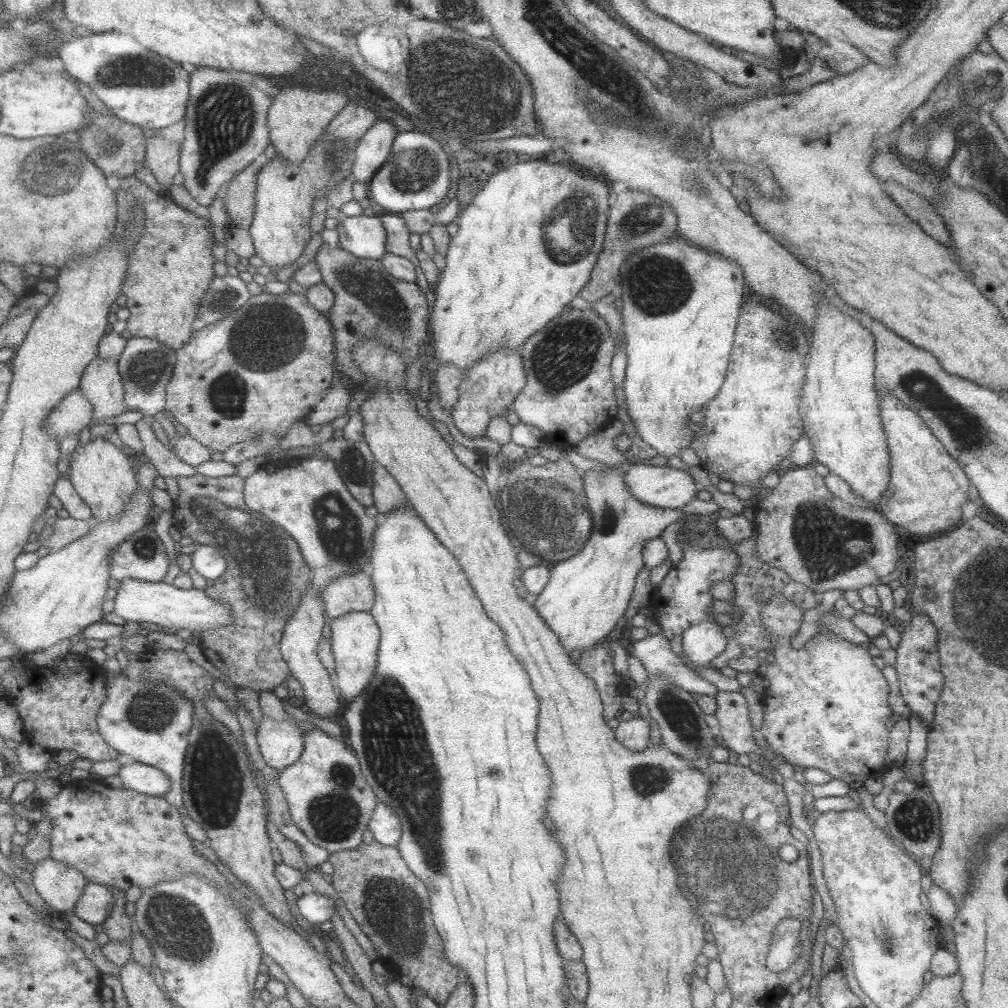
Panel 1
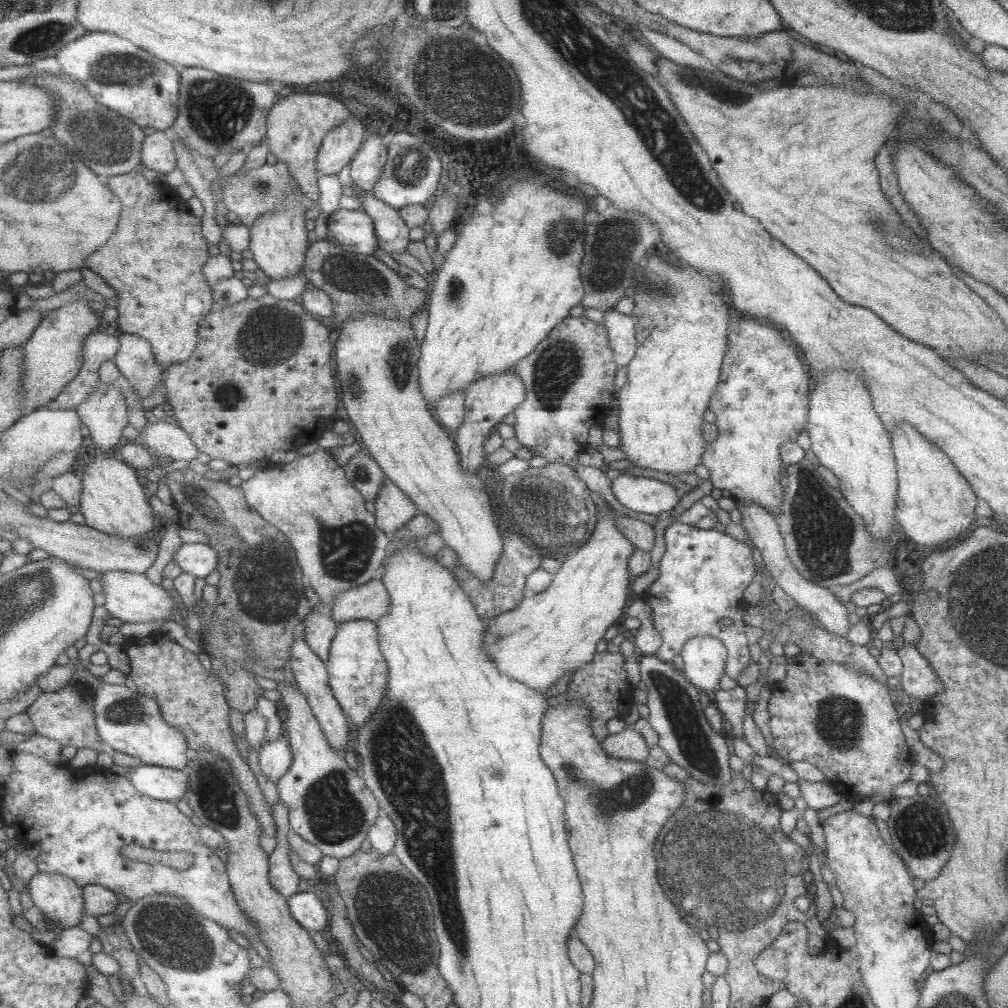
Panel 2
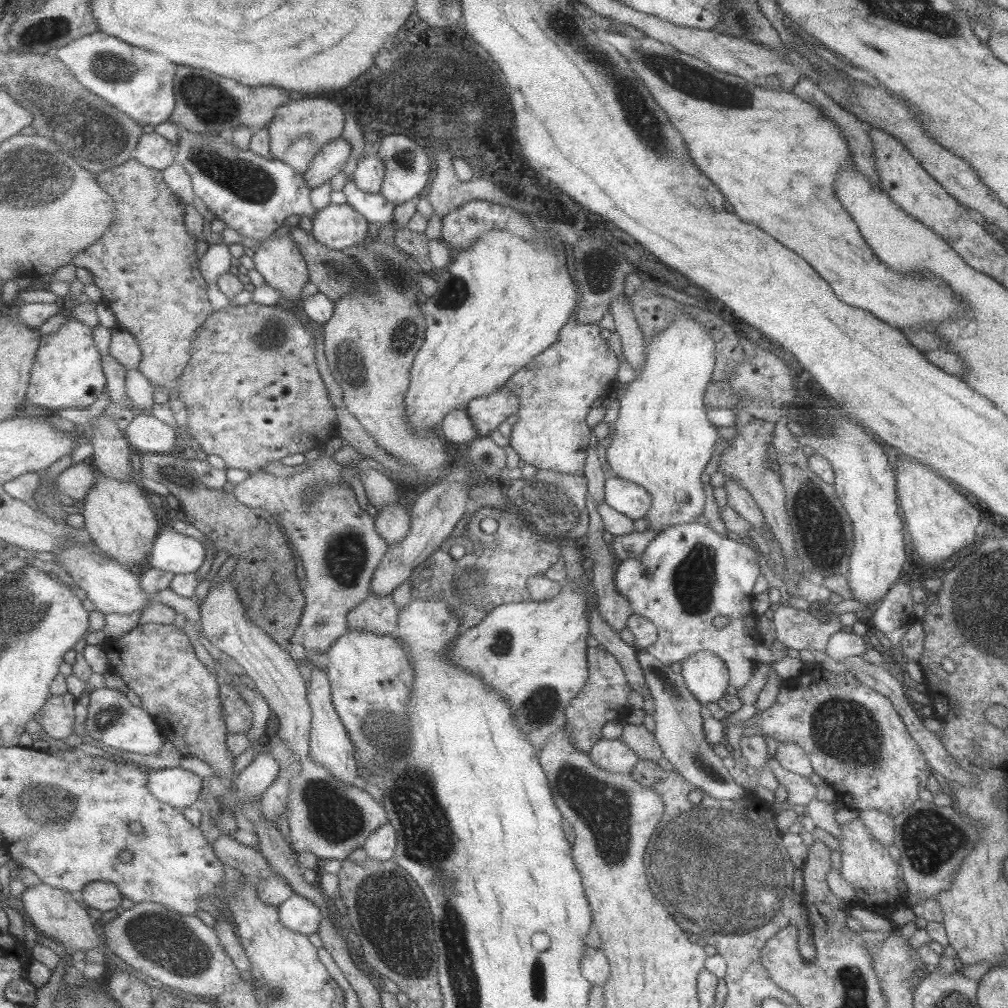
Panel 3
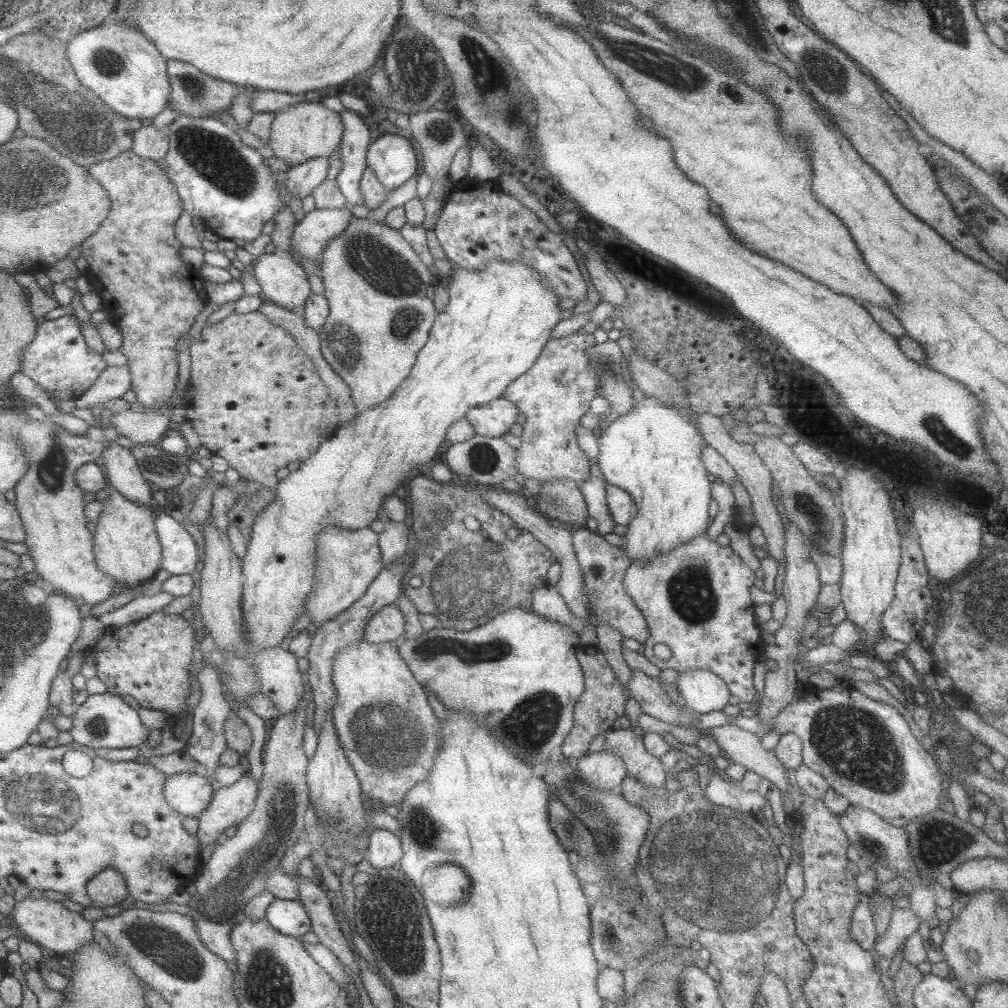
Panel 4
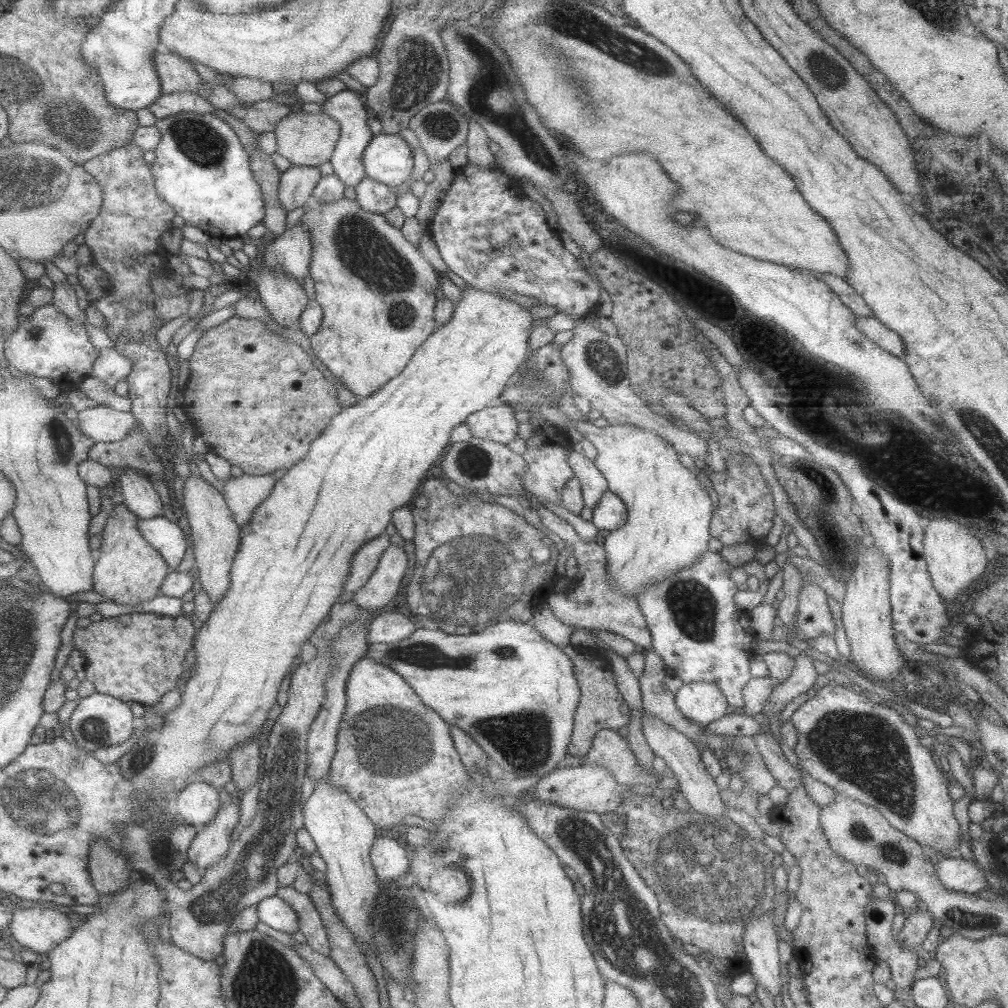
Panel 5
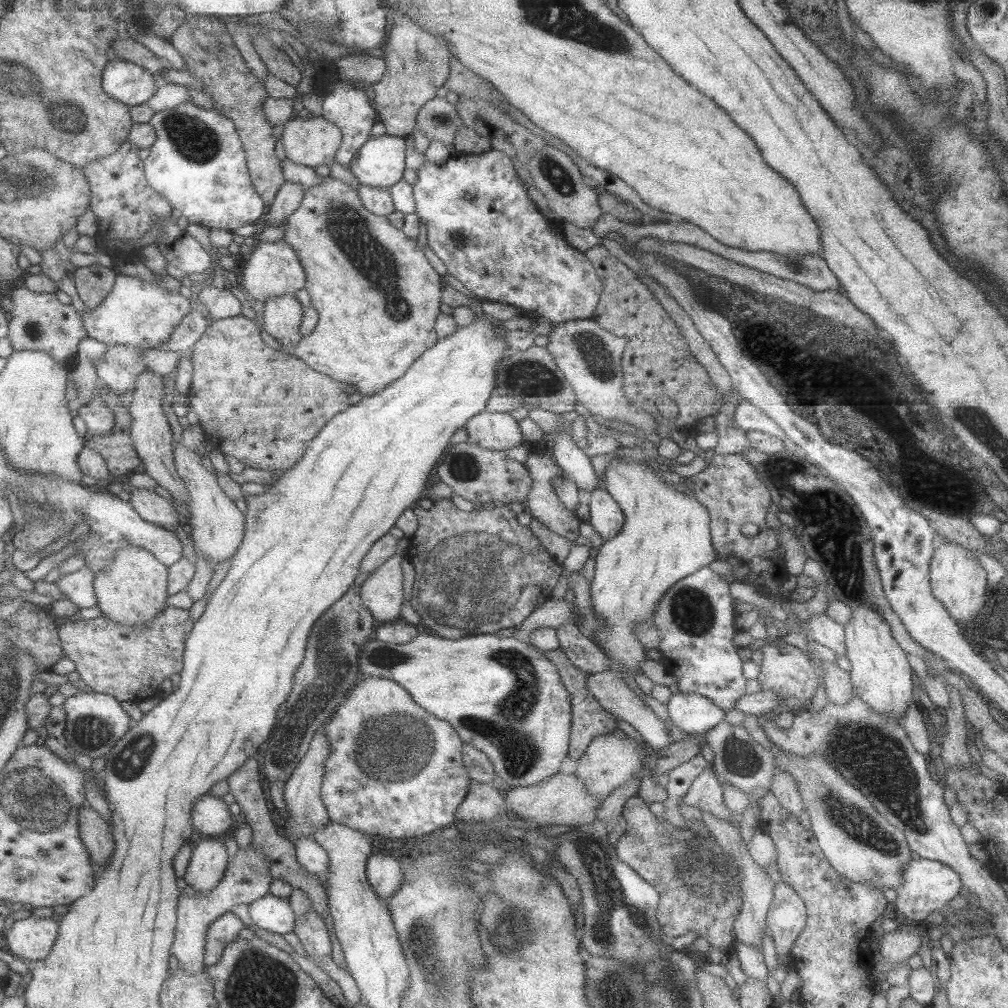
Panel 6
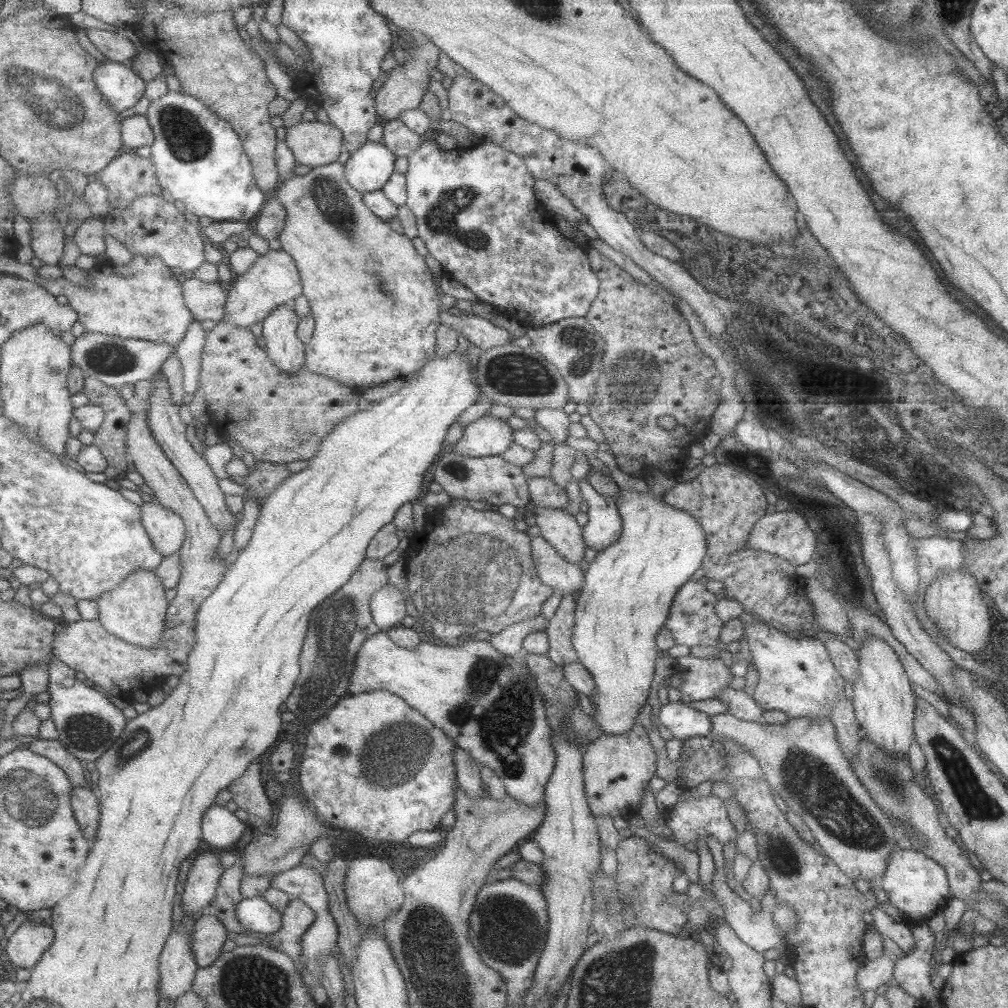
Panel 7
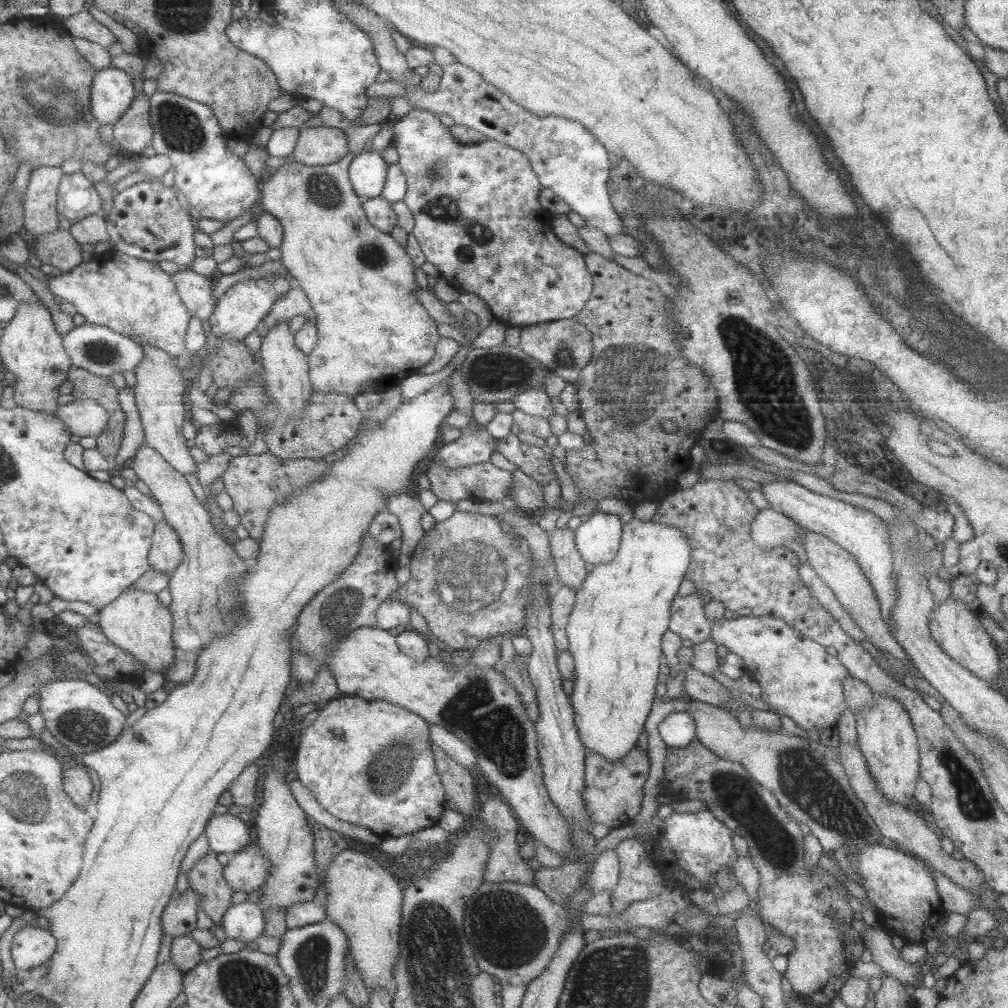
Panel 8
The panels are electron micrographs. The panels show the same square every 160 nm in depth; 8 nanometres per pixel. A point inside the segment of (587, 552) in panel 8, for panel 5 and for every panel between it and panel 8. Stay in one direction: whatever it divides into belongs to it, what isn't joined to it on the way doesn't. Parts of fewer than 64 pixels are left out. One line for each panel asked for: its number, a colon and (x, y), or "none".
5: (609, 513)
6: (605, 517)
7: (604, 526)

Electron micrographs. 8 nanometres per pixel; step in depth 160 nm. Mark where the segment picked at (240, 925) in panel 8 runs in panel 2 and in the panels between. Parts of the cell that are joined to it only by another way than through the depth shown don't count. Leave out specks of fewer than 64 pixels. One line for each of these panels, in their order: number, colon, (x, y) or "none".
2: (308, 909)
3: (298, 913)
4: (291, 917)
5: (276, 912)
6: (271, 913)
7: (257, 914)

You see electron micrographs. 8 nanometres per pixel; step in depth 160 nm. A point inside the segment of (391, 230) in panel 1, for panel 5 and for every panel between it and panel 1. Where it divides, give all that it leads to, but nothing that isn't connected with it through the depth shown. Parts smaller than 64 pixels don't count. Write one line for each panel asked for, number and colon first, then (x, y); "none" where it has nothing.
2: (394, 233)
3: (379, 210)
4: (353, 150)
5: (349, 108)

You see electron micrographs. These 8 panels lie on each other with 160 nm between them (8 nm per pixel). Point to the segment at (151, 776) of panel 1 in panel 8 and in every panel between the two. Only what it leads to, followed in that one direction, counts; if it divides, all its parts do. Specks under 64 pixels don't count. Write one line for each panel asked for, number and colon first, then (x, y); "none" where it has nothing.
2: (163, 783)
3: (181, 788)
4: (190, 793)
5: (199, 804)
6: (211, 816)
7: (222, 828)
8: (225, 833)

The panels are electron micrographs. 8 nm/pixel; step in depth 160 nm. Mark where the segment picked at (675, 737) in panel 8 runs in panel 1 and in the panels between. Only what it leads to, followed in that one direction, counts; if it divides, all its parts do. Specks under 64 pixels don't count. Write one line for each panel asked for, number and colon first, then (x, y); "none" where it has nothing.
1: (703, 642)
2: (703, 657)
3: (705, 676)
4: (702, 691)
5: (700, 702)
6: (692, 713)
7: (683, 722)

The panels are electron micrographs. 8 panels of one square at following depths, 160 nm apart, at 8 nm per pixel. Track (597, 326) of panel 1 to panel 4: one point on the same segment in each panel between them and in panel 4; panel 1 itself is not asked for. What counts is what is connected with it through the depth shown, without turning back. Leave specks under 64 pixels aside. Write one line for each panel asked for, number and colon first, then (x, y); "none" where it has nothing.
2: (568, 378)
3: (556, 388)
4: (552, 395)

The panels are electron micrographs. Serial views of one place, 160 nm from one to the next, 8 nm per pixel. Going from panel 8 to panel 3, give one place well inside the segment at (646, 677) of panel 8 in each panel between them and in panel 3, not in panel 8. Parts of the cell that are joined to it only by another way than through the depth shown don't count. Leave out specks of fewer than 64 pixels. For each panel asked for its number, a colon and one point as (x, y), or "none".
3: (661, 440)
4: (652, 452)
5: (668, 513)
6: (665, 536)
7: (628, 588)

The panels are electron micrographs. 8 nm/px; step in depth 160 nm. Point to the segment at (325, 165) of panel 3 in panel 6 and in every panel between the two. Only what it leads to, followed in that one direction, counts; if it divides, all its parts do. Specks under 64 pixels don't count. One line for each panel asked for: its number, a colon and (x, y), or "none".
4: (303, 180)
5: (298, 183)
6: (291, 196)

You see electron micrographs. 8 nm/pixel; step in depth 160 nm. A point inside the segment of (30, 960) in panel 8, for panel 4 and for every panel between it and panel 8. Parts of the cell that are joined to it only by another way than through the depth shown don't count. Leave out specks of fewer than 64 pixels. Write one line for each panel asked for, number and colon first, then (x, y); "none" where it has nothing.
4: (48, 923)
5: (41, 929)
6: (31, 939)
7: (28, 944)

